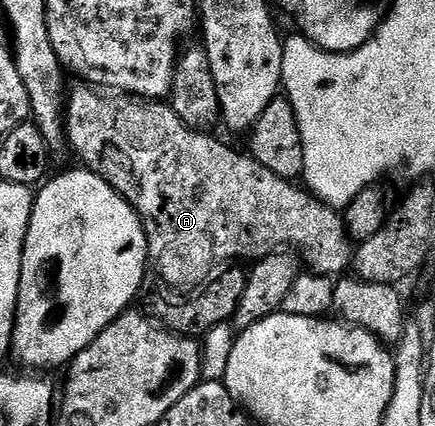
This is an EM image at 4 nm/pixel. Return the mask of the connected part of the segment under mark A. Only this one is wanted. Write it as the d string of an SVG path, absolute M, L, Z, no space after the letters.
M81 85L73 96L68 96L65 133L68 146L73 146L74 153L85 162L82 164L102 175L107 185L135 209L147 237L152 270L154 267L162 281L173 287L208 284L241 261L237 259L258 261L282 249L295 249L314 275L339 277L352 266L355 247L338 208L321 202L304 186L271 173L267 165L259 165L252 155L240 155L223 140L216 139L216 134L191 129L179 121L168 102L102 93L92 86Z

